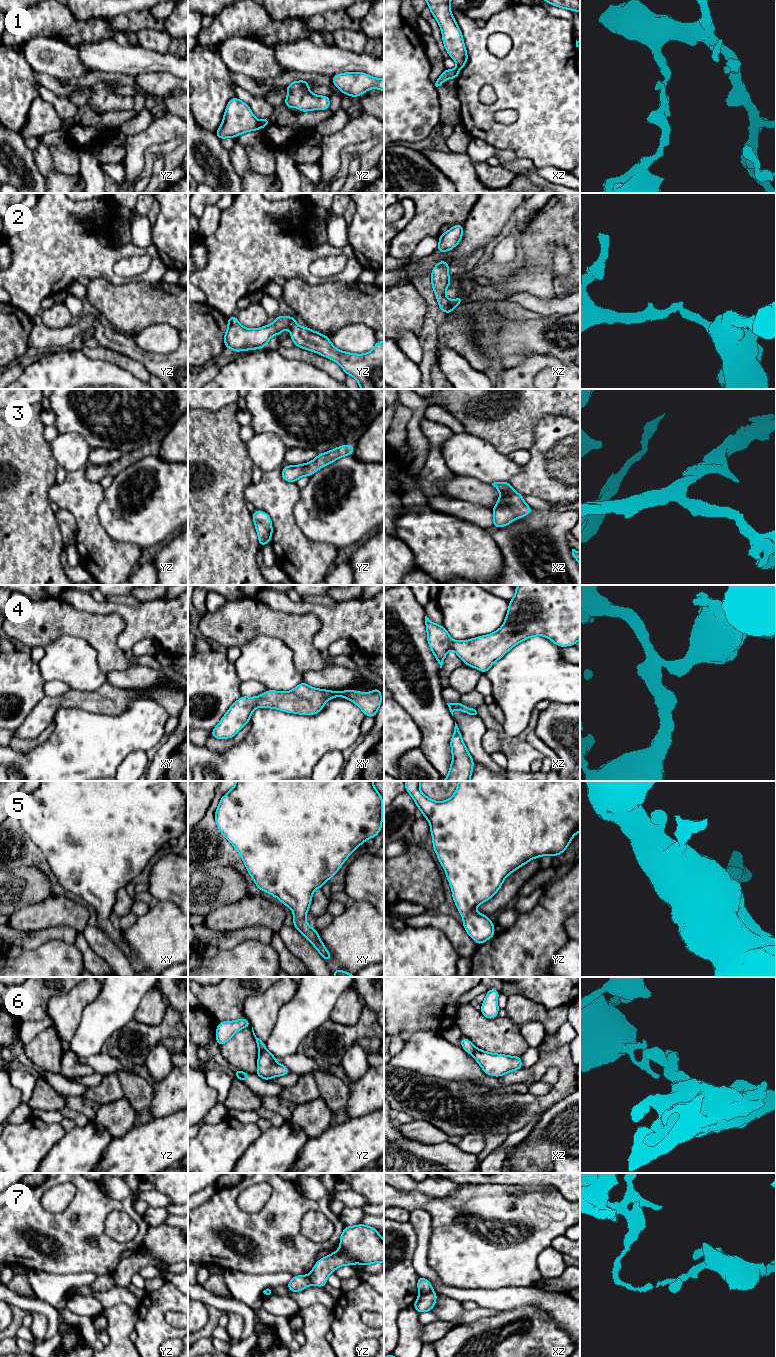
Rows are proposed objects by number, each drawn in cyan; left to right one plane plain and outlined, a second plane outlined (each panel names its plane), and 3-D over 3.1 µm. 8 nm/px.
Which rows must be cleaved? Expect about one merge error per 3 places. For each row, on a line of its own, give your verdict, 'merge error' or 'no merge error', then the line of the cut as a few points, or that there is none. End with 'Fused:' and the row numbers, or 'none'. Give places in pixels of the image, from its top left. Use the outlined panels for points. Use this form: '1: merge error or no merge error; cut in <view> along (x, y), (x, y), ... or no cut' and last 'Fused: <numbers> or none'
1: merge error; cut in yz along (259, 121), (260, 127)
2: no merge error; no cut
3: no merge error; no cut
4: no merge error; no cut
5: no merge error; no cut
6: merge error; cut in xz along (476, 1048), (471, 1054)
7: merge error; cut in xz along (431, 1290), (420, 1294)
Fused: 1, 6, 7

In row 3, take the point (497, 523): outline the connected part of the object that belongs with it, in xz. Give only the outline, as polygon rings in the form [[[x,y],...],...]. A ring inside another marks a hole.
[[[494,482],[492,485],[500,492],[500,498],[493,507],[493,527],[507,526],[515,519],[533,512],[523,500],[523,496],[516,492],[509,482]]]

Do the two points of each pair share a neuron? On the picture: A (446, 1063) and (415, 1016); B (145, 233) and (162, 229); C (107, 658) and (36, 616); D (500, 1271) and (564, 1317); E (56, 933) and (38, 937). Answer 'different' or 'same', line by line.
A: different
B: different
C: same
D: different
E: same

